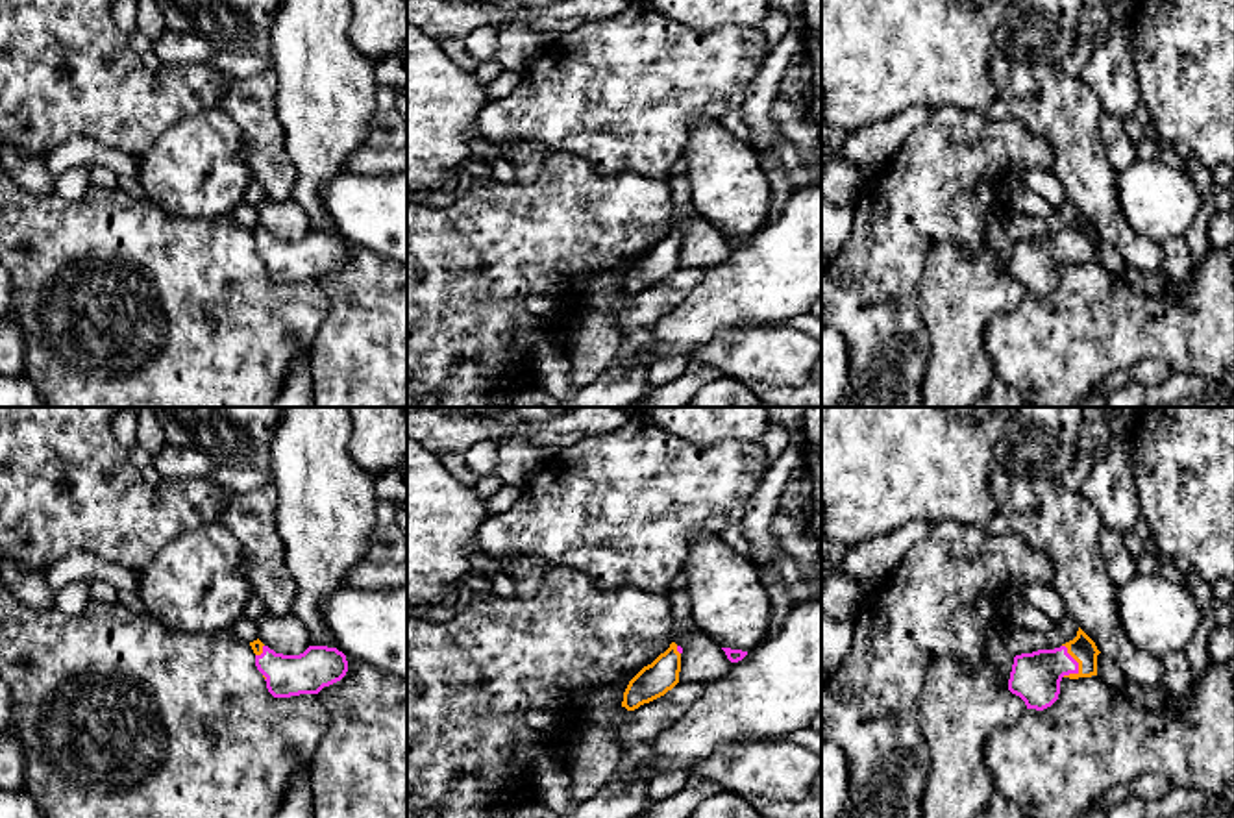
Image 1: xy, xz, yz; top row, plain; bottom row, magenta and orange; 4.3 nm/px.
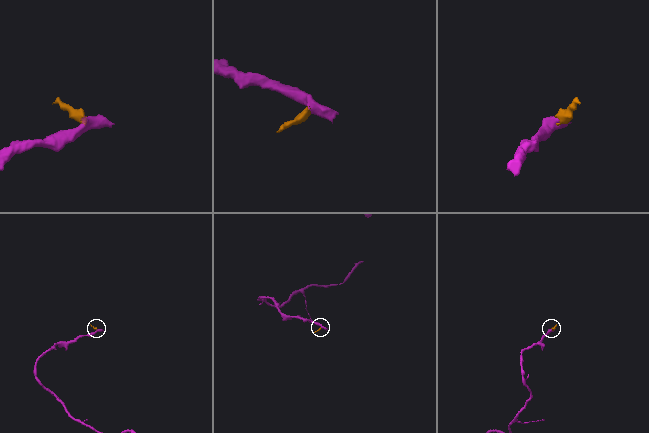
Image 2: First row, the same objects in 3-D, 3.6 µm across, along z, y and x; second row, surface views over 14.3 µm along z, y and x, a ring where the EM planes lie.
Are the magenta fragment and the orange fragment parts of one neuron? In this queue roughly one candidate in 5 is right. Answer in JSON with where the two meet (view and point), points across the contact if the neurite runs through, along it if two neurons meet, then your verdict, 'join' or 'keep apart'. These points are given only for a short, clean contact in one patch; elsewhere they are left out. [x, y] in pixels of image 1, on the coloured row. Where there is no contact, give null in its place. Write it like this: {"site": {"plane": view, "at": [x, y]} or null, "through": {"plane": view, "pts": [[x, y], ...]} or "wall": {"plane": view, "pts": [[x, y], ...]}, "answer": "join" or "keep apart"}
{"site": {"plane": "yz", "at": [1073, 659]}, "through": {"plane": "yz", "pts": [[1035, 678], [1051, 665], [1073, 659], [1081, 648]]}, "answer": "join"}

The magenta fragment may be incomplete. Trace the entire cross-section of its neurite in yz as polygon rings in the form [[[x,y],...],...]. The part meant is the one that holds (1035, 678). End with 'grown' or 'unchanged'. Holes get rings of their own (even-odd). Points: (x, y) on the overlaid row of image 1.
[[[1079,627],[1077,637],[1055,650],[1038,650],[1014,657],[1008,690],[1019,696],[1027,709],[1043,711],[1060,694],[1064,677],[1097,675],[1095,642]]]; grown

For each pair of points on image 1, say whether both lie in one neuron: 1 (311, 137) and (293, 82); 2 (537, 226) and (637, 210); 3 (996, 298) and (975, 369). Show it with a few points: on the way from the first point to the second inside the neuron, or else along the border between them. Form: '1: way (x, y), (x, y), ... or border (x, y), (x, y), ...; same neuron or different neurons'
1: way (311, 124), (311, 100), (306, 95); same neuron
2: way (561, 226), (585, 224), (592, 217), (613, 217); same neuron
3: way (979, 315), (974, 321), (974, 352); same neuron

